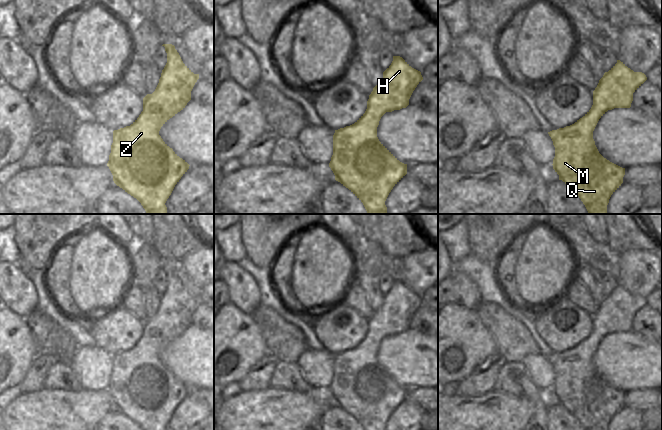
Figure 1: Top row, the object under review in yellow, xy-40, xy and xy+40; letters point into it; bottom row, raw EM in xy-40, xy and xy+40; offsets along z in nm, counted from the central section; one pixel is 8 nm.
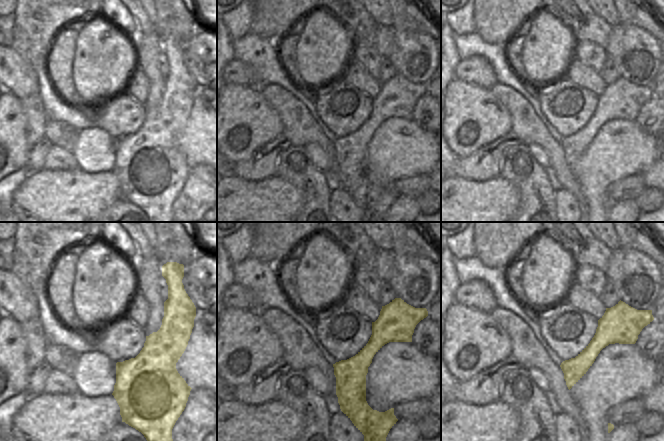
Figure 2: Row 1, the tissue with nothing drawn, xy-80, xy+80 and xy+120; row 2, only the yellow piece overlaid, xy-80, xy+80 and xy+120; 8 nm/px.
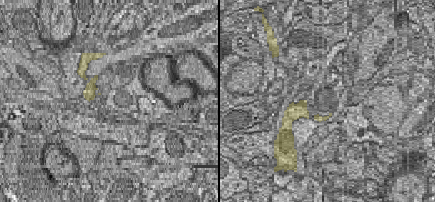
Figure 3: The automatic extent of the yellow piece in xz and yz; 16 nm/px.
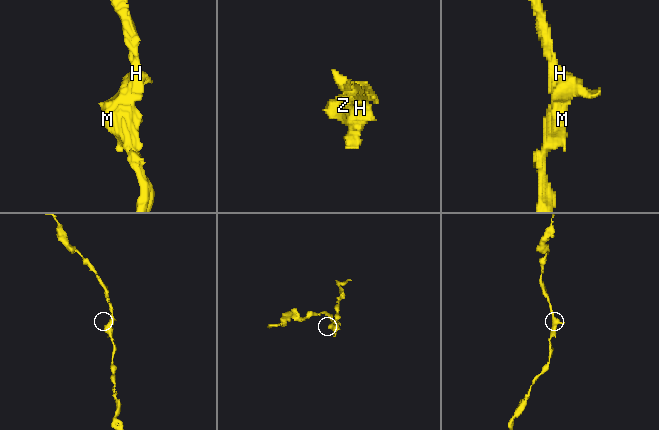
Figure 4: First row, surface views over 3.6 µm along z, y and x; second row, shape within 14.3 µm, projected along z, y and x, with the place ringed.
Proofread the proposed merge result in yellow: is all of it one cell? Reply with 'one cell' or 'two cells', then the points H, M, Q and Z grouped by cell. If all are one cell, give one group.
one cell; H M Q Z

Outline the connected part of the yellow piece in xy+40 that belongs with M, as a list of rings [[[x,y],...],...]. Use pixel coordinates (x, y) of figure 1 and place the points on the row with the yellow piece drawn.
[[[623,62],[617,63],[608,71],[593,91],[593,105],[579,120],[570,126],[548,132],[555,147],[553,169],[562,180],[583,202],[589,214],[607,214],[607,205],[611,195],[623,183],[625,168],[606,158],[598,151],[593,139],[593,131],[599,119],[614,108],[630,108],[633,93],[647,80],[642,72],[634,72]]]

